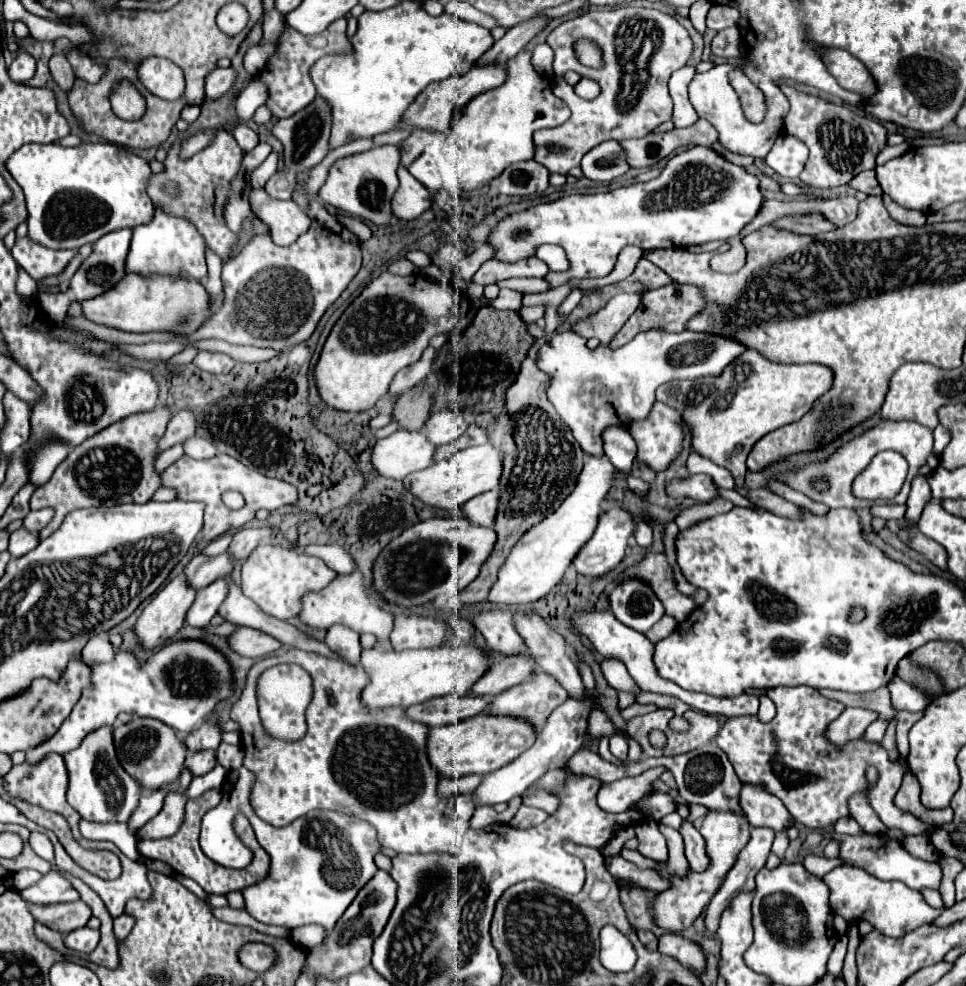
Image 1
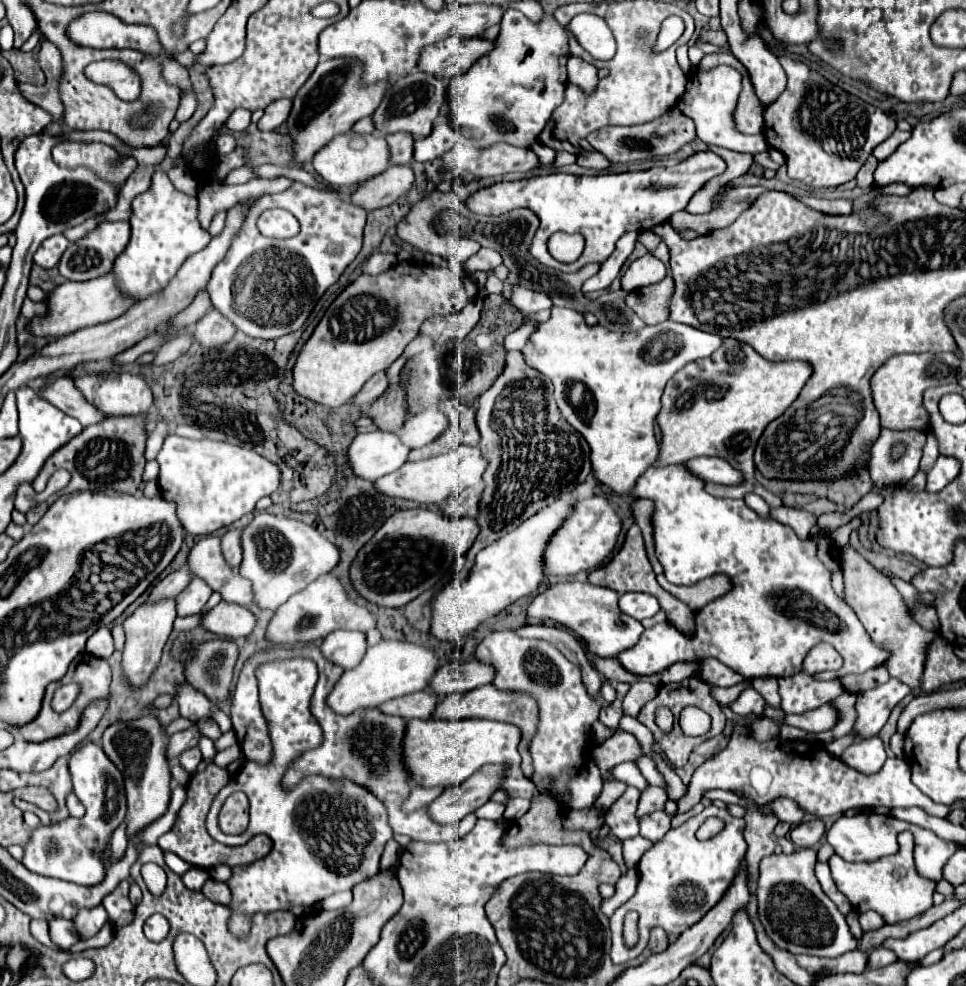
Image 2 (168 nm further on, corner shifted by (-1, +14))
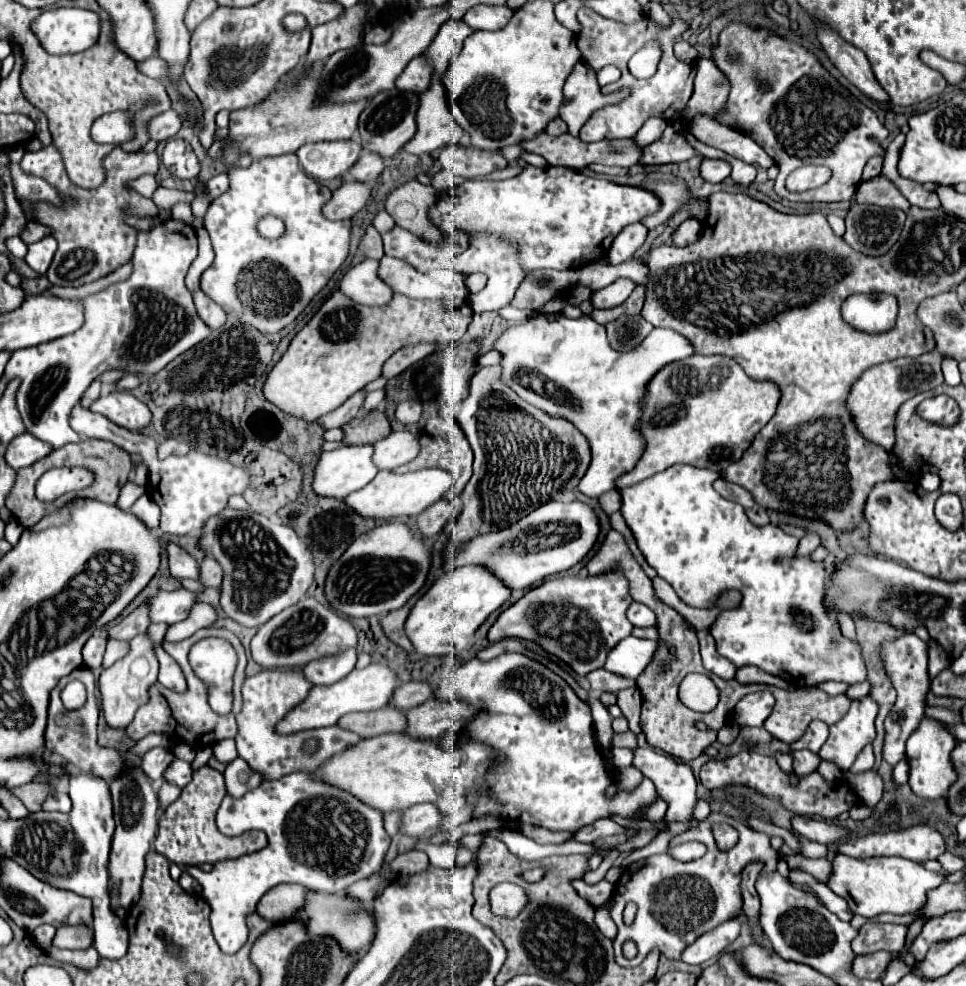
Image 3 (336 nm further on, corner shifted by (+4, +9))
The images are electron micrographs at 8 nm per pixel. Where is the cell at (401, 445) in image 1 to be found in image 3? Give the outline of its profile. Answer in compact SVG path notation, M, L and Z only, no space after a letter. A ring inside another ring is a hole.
M343 445L333 451L325 451L315 469L313 491L323 497L345 497L375 479L381 469L373 463L373 445Z

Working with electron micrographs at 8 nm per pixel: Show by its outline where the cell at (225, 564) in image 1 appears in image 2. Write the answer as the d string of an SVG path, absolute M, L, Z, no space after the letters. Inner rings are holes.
M182 566L180 570L168 574L164 580L160 580L160 582L152 588L152 592L150 592L150 596L148 596L146 602L152 604L152 602L160 602L160 600L164 600L164 598L174 598L178 592L182 592L182 588L188 586L190 580L192 580L190 570L188 570L186 566Z

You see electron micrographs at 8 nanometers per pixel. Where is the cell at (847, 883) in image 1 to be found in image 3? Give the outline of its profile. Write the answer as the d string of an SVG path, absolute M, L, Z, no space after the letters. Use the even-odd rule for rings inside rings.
M837 855L831 863L831 875L827 887L839 897L849 901L849 909L861 917L877 917L881 913L913 913L925 905L927 891L939 887L943 877L927 871L923 865L913 863L903 857L871 857L871 859L851 859Z

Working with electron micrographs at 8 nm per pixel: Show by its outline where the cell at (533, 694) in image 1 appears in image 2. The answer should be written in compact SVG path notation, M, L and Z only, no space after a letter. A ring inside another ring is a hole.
M492 684L474 688L466 694L448 694L442 696L440 702L434 708L432 718L438 720L466 720L466 718L486 718L486 720L498 720L498 722L508 722L514 724L522 730L522 738L526 738L526 742L520 742L520 754L522 754L521 769L527 779L531 779L533 773L532 759L528 750L528 742L534 736L534 730L538 726L538 716L536 716L536 706L534 700L528 694L504 694L502 690L494 688Z

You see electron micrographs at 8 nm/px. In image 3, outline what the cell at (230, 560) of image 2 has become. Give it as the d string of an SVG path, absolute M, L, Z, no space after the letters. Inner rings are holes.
M205 555L203 563L201 563L201 579L199 581L205 587L221 587L223 571L221 571L221 565L211 555Z

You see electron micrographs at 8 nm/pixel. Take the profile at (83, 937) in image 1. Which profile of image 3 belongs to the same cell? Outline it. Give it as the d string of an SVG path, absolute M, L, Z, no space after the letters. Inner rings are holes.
M39 925L39 927L33 931L33 937L35 937L35 943L37 943L41 949L47 949L47 947L53 943L55 927L53 927L53 925Z

